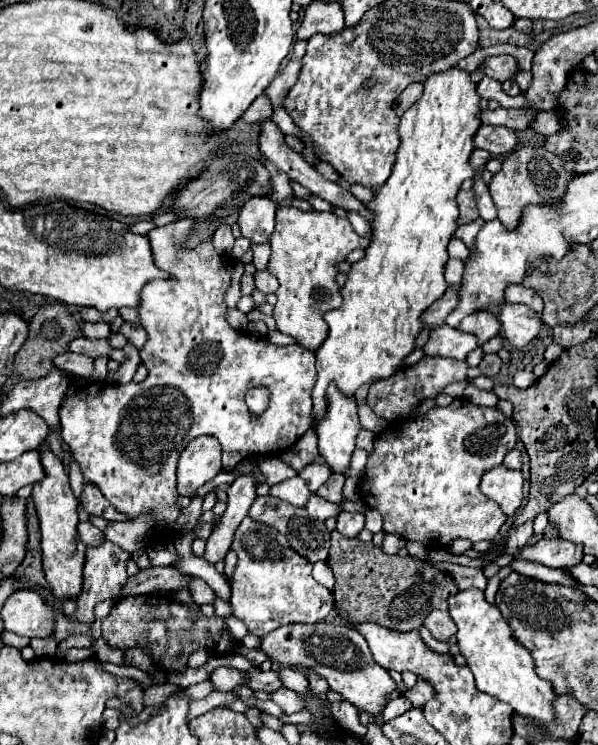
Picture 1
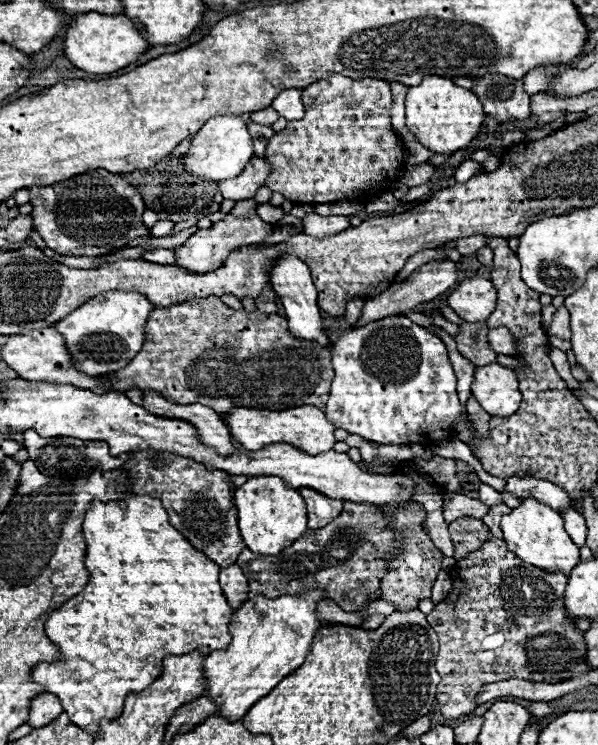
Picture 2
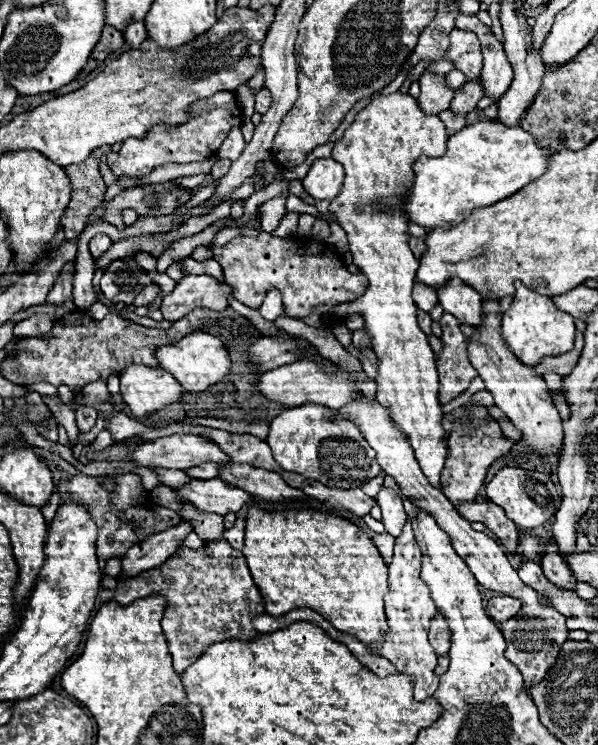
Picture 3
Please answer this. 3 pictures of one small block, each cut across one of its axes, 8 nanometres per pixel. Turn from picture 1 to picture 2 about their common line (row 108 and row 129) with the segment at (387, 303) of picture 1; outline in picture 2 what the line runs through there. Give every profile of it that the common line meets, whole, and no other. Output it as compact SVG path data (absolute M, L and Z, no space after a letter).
M428 76L406 92L406 128L414 134L416 142L434 154L452 154L466 148L480 132L482 118L484 110L480 100L470 90L452 84L448 78Z

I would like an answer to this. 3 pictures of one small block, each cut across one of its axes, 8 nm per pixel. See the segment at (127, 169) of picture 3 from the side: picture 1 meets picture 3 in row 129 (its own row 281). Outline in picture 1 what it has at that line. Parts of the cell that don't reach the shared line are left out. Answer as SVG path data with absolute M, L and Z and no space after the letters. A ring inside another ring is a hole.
M180 218L178 222L154 228L148 234L156 266L174 276L172 280L150 282L142 290L138 318L148 332L148 342L140 350L140 358L148 368L148 378L140 384L130 382L124 386L90 382L72 394L60 408L62 438L78 460L86 482L96 484L106 500L130 520L140 514L150 514L152 520L160 524L158 532L164 538L176 534L174 524L182 512L178 506L180 494L176 490L176 464L188 442L202 434L218 438L222 444L222 466L232 470L248 454L274 456L288 450L308 430L308 426L312 426L310 394L316 382L314 352L300 344L276 346L266 338L252 340L226 322L224 296L232 282L234 262L230 256L216 252L212 238L200 242L196 248L184 246L194 234L194 228L194 218ZM252 384L266 386L270 390L270 404L266 412L256 418L250 418L244 402L244 394Z

